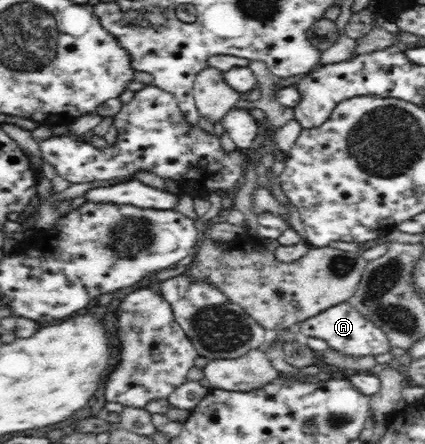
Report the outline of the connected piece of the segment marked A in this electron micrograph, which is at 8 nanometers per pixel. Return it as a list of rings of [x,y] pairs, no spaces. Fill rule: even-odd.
[[[349,302],[340,303],[336,307],[321,311],[314,317],[304,319],[303,322],[299,323],[296,331],[299,332],[302,340],[306,337],[324,339],[328,347],[340,351],[345,356],[378,356],[388,352],[392,346],[384,331],[375,323],[368,321]]]

